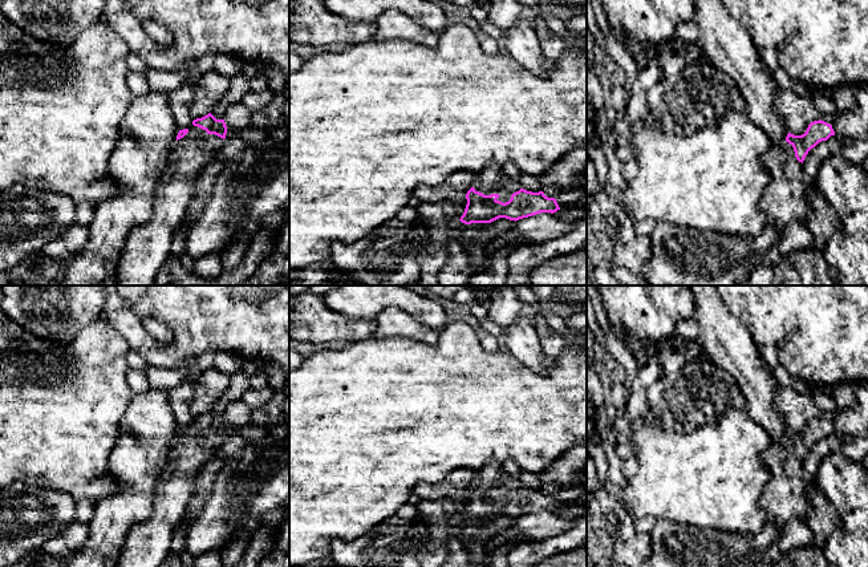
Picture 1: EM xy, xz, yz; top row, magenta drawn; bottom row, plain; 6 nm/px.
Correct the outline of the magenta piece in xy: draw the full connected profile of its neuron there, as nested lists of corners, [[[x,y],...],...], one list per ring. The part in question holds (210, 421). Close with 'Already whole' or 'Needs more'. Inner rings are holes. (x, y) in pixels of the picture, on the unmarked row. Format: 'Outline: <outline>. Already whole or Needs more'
Outline: [[[211,410],[192,418],[188,426],[179,428],[171,445],[161,481],[155,485],[153,515],[131,526],[122,546],[117,567],[162,567],[171,551],[173,534],[186,513],[195,491],[194,481],[206,462],[223,446],[227,424]]]. Needs more

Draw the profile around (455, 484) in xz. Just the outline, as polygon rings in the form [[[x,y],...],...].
[[[455,469],[450,471],[441,482],[430,483],[421,481],[413,487],[413,493],[421,499],[446,499],[459,498],[474,485],[476,471],[469,469]]]

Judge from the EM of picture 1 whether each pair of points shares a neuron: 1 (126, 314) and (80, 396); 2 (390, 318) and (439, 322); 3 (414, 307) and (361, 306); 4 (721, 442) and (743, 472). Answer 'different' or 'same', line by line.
1: different
2: different
3: same
4: same

